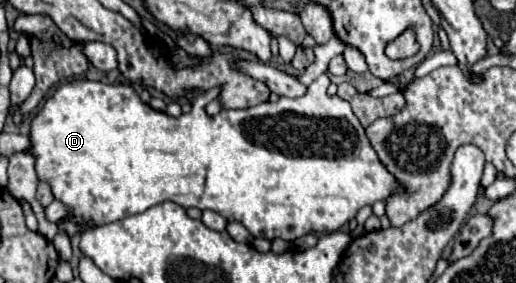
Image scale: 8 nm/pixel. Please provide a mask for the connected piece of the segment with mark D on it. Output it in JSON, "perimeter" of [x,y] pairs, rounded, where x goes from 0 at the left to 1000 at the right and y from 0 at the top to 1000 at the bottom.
{"perimeter":[[[628,254],[620,276],[612,276],[597,304],[597,332],[589,332],[581,346],[547,339],[539,360],[508,360],[500,375],[469,382],[469,389],[430,389],[419,410],[399,403],[395,339],[388,339],[388,346],[372,353],[372,396],[353,403],[349,417],[333,417],[322,396],[306,396],[291,367],[275,360],[256,297],[202,297],[202,290],[178,290],[178,283],[155,283],[151,276],[151,283],[140,283],[140,290],[112,304],[112,318],[85,360],[81,389],[62,417],[62,431],[58,431],[58,523],[50,537],[58,551],[66,551],[74,636],[89,643],[97,657],[105,700],[116,707],[136,742],[136,763],[112,784],[112,806],[120,820],[128,820],[136,841],[163,820],[163,806],[167,806],[163,792],[143,784],[140,763],[159,770],[163,784],[178,784],[186,799],[198,799],[198,792],[225,784],[225,777],[240,770],[244,749],[248,756],[271,756],[271,749],[295,735],[302,721],[322,714],[322,707],[333,707],[357,735],[380,728],[388,742],[415,742],[426,763],[434,763],[442,784],[473,792],[477,813],[492,841],[574,848],[574,841],[601,827],[601,820],[640,827],[640,820],[651,820],[655,806],[663,806],[667,792],[674,792],[674,777],[682,777],[705,721],[721,728],[729,707],[744,707],[744,700],[752,700],[752,686],[775,678],[775,650],[767,643],[767,629],[760,629],[760,615],[752,615],[752,601],[744,601],[744,580],[729,558],[729,537],[721,530],[721,509],[713,502],[702,438],[686,410],[678,360],[671,360],[655,339],[636,339],[632,332],[636,304],[640,304],[640,269],[636,269],[636,254]]]}

